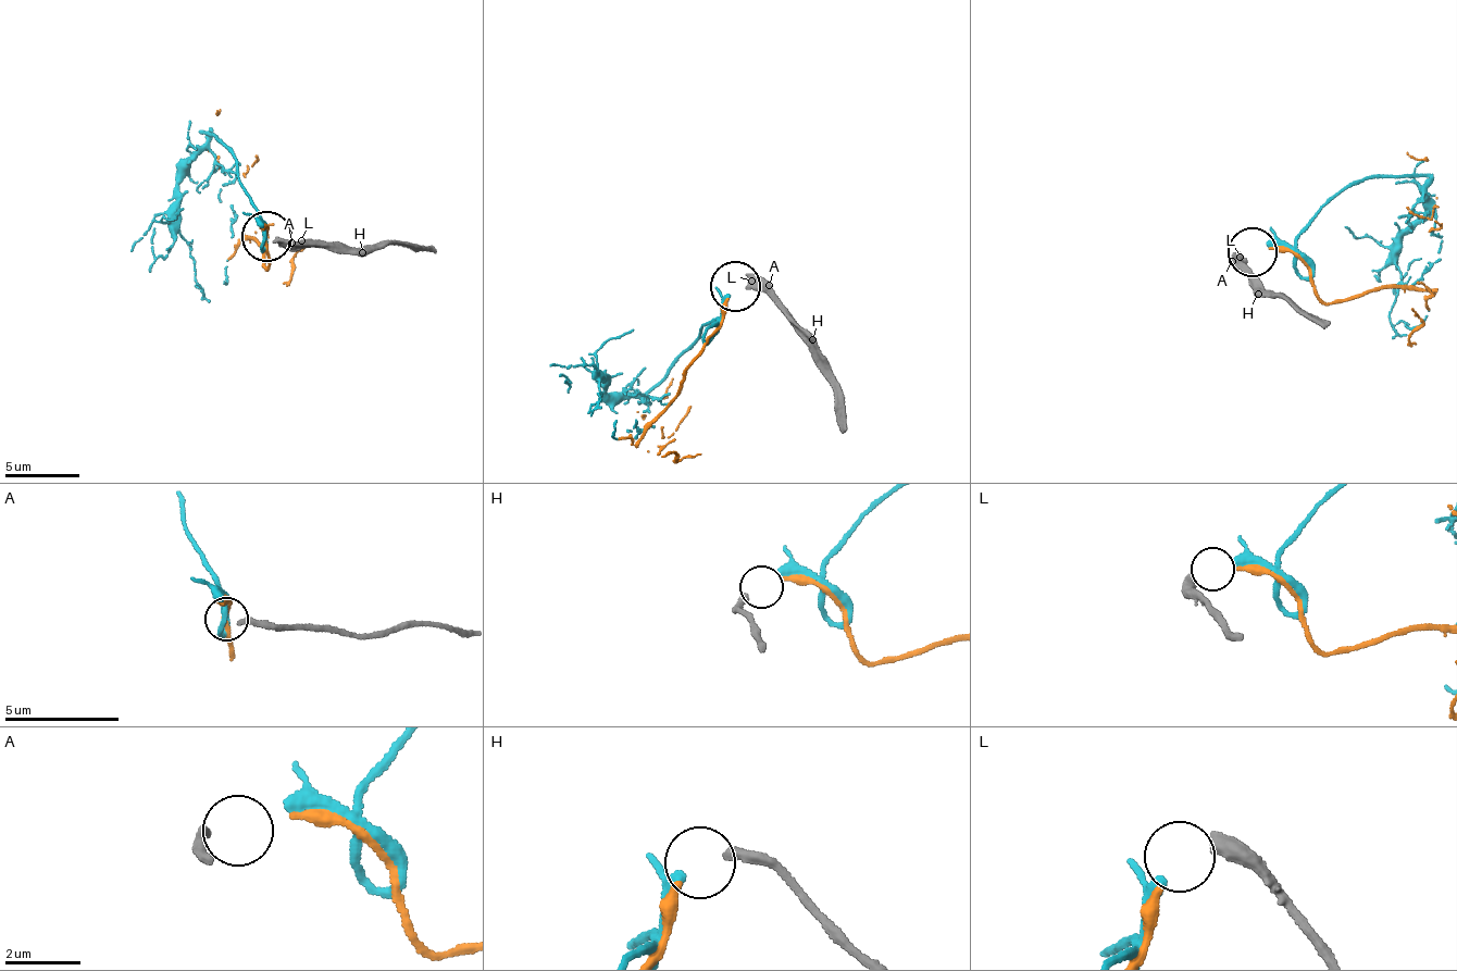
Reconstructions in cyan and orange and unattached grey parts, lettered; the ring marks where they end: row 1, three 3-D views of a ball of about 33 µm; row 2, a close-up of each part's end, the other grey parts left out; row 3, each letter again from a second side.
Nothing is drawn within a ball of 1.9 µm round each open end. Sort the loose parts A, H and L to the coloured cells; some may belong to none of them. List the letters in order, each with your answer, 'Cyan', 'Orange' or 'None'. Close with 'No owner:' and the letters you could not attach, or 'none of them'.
A: None
H: None
L: None
No owner: A, H, L

